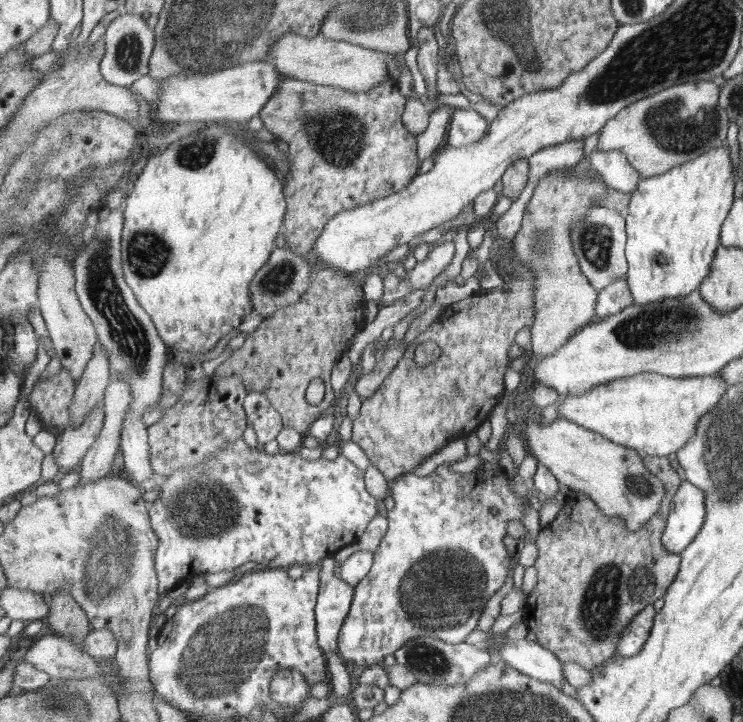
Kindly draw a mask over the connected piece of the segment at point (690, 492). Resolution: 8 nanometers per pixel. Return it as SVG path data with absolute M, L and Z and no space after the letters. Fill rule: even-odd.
M681 480L671 503L671 513L663 533L663 544L672 554L680 555L704 524L705 494L693 483Z

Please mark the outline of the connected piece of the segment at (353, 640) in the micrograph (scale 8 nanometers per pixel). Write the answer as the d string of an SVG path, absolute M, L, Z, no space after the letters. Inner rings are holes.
M443 463L439 465L432 473L426 476L416 476L414 473L405 474L392 482L391 496L394 499L394 508L386 513L389 518L389 530L379 548L374 552L375 560L369 574L359 585L354 588L354 600L351 605L351 611L343 624L339 634L338 653L343 660L358 666L380 666L388 654L394 655L404 645L405 642L417 637L433 637L444 640L451 645L465 643L465 638L471 634L473 629L478 627L482 612L489 600L505 585L511 571L511 559L513 553L509 551L507 539L507 522L509 520L520 520L523 516L524 496L514 494L508 486L509 478L497 467L495 470L485 470L481 466L470 473L460 475L451 470L451 464ZM491 508L498 509L497 514L491 514Z

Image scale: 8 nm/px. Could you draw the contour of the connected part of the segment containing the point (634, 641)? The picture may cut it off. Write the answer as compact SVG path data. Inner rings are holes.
M645 608L629 627L621 632L621 640L618 646L620 657L633 657L639 654L648 642L656 620L655 608Z

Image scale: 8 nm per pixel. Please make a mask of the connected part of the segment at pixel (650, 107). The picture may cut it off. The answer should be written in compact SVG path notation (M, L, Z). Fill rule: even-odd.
M708 81L680 84L647 96L619 112L601 130L596 148L627 153L629 163L640 173L641 179L649 179L665 175L673 168L723 146L727 116L719 104L717 85Z

